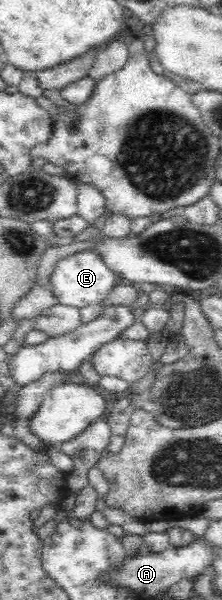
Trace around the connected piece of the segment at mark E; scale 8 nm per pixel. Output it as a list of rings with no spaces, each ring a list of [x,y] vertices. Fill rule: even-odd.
[[[90,249],[60,259],[55,264],[50,281],[60,299],[59,304],[81,309],[95,302],[106,300],[108,294],[119,282],[119,276],[107,265],[98,251]]]

